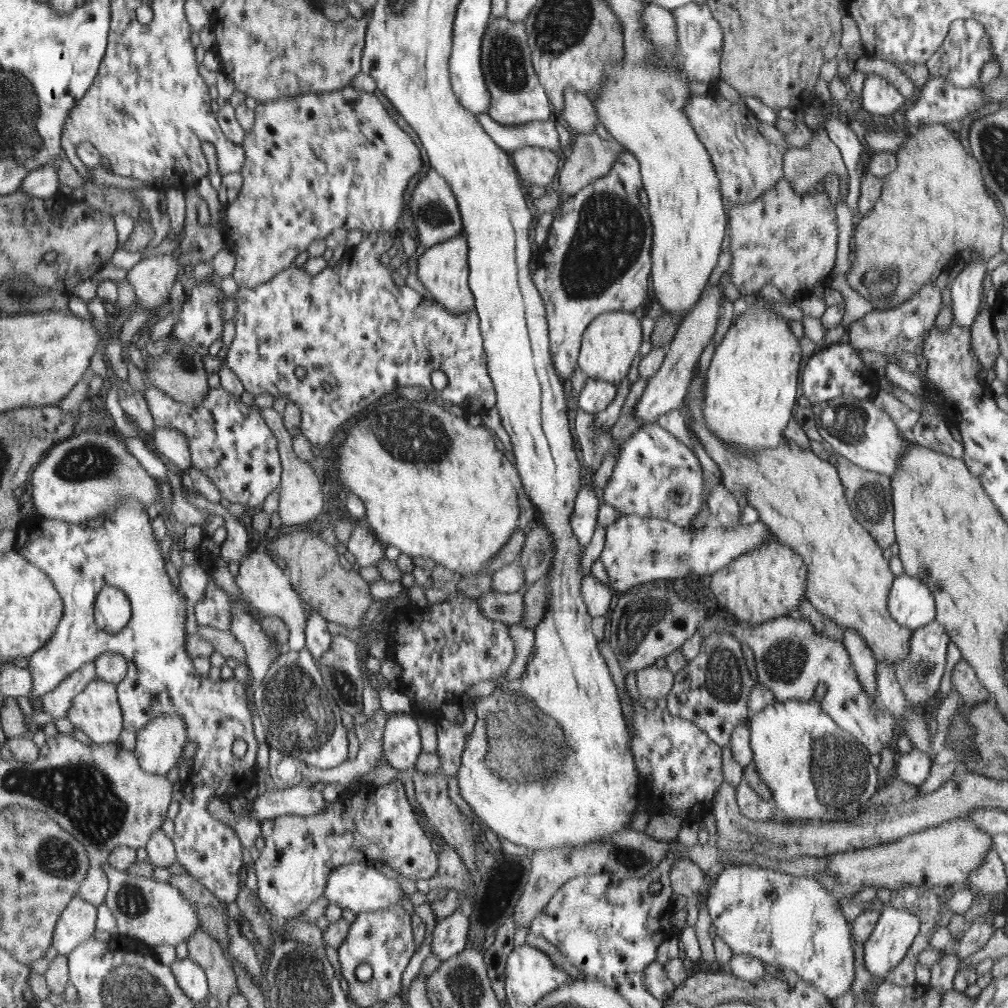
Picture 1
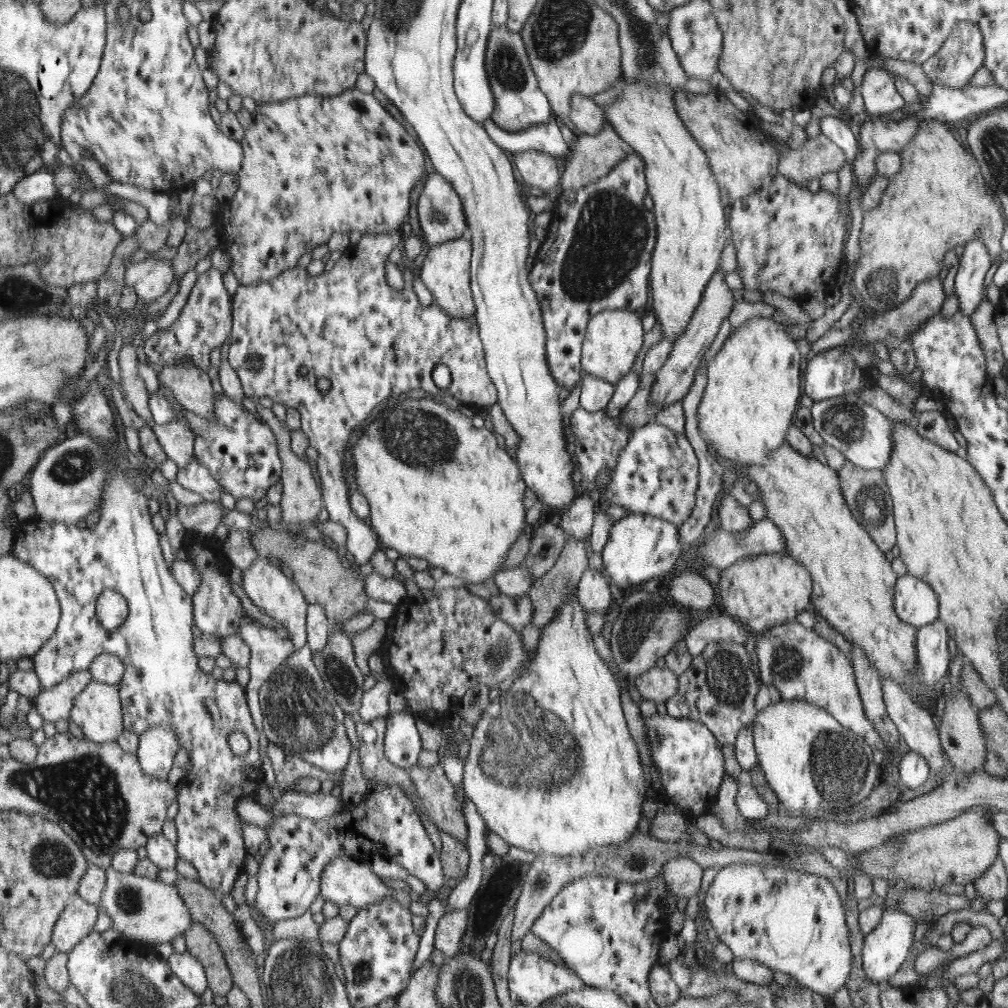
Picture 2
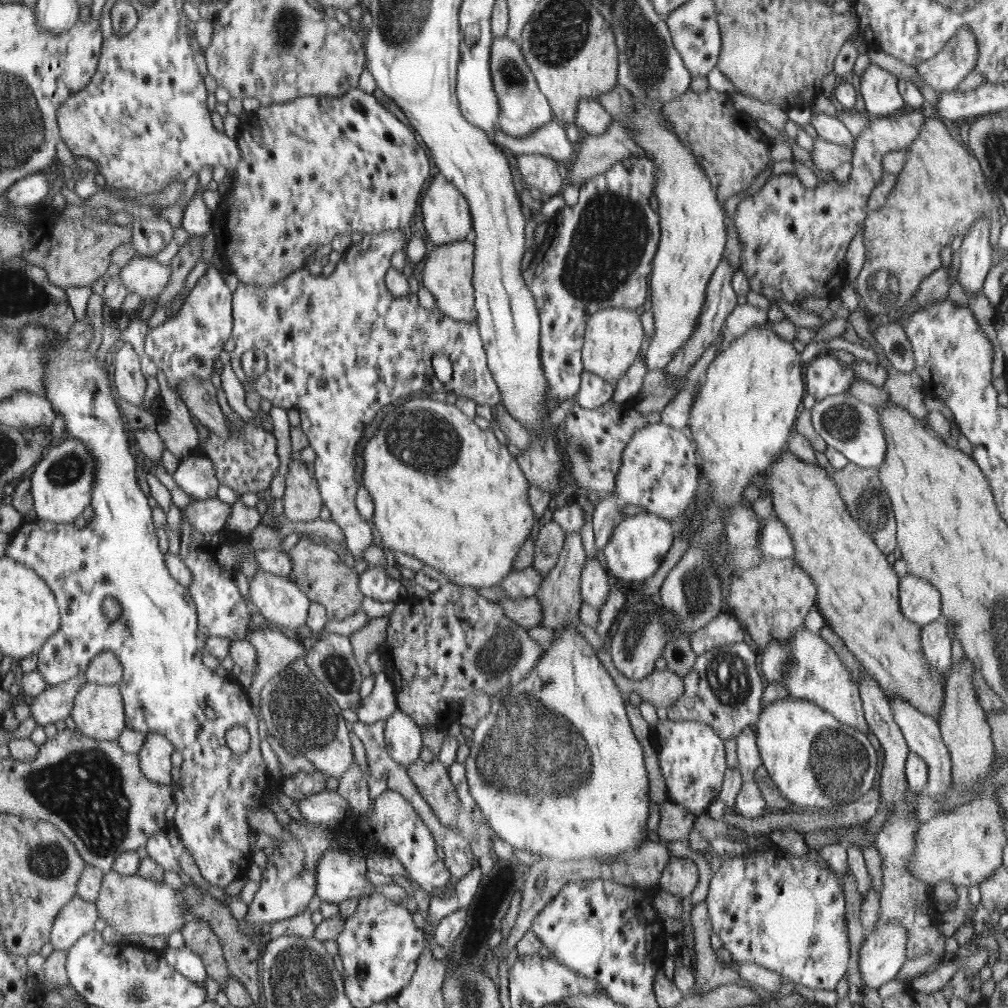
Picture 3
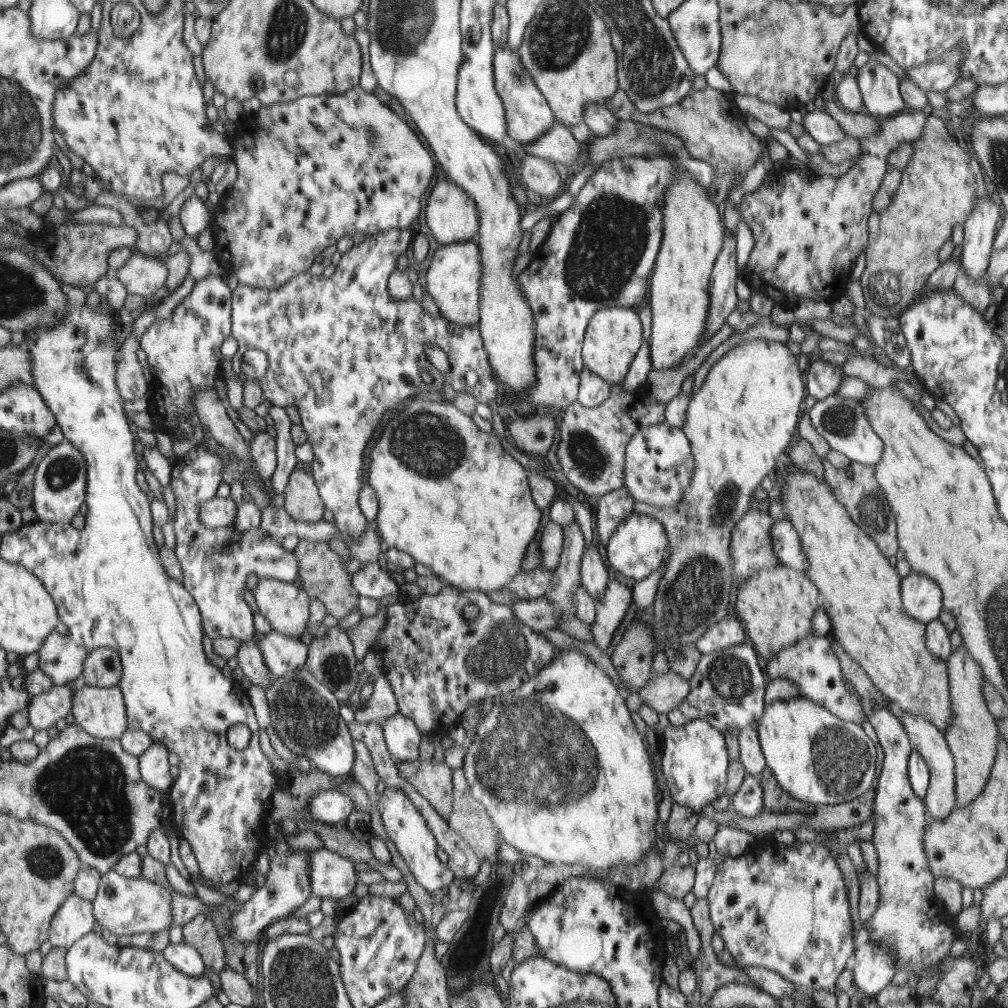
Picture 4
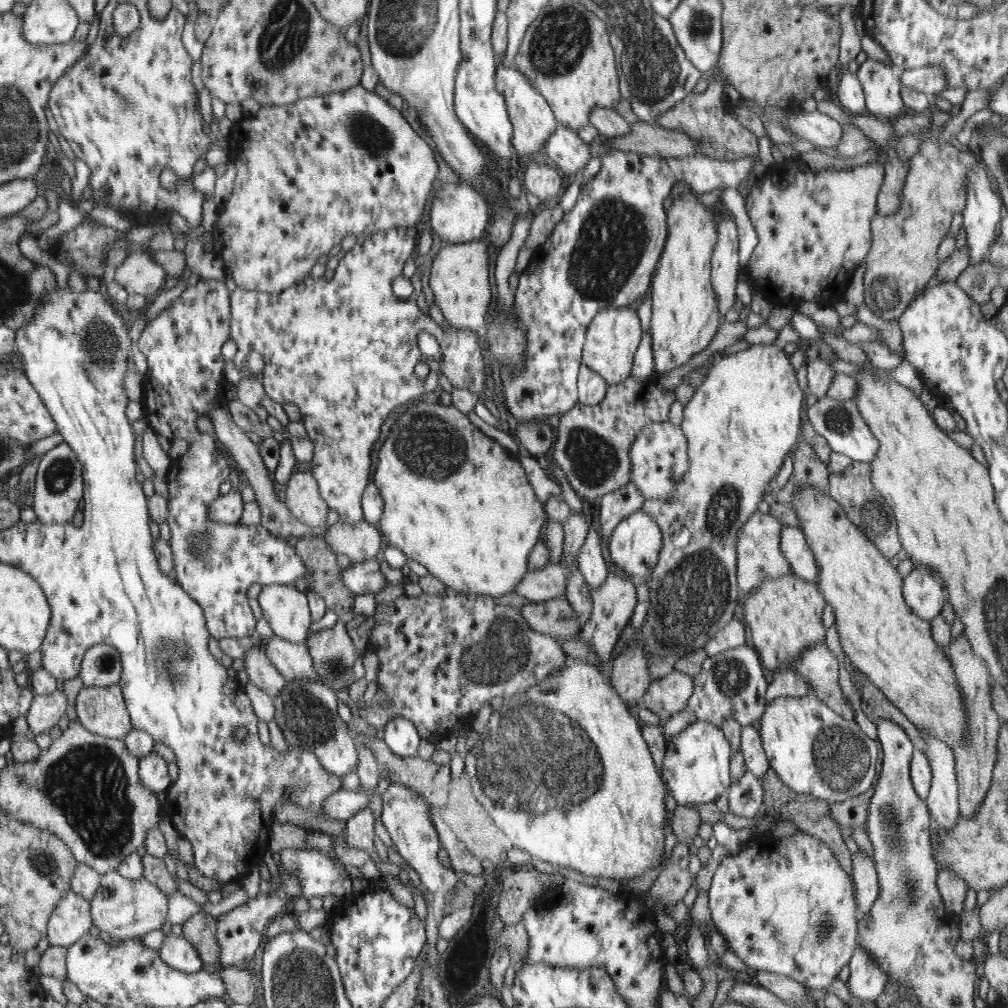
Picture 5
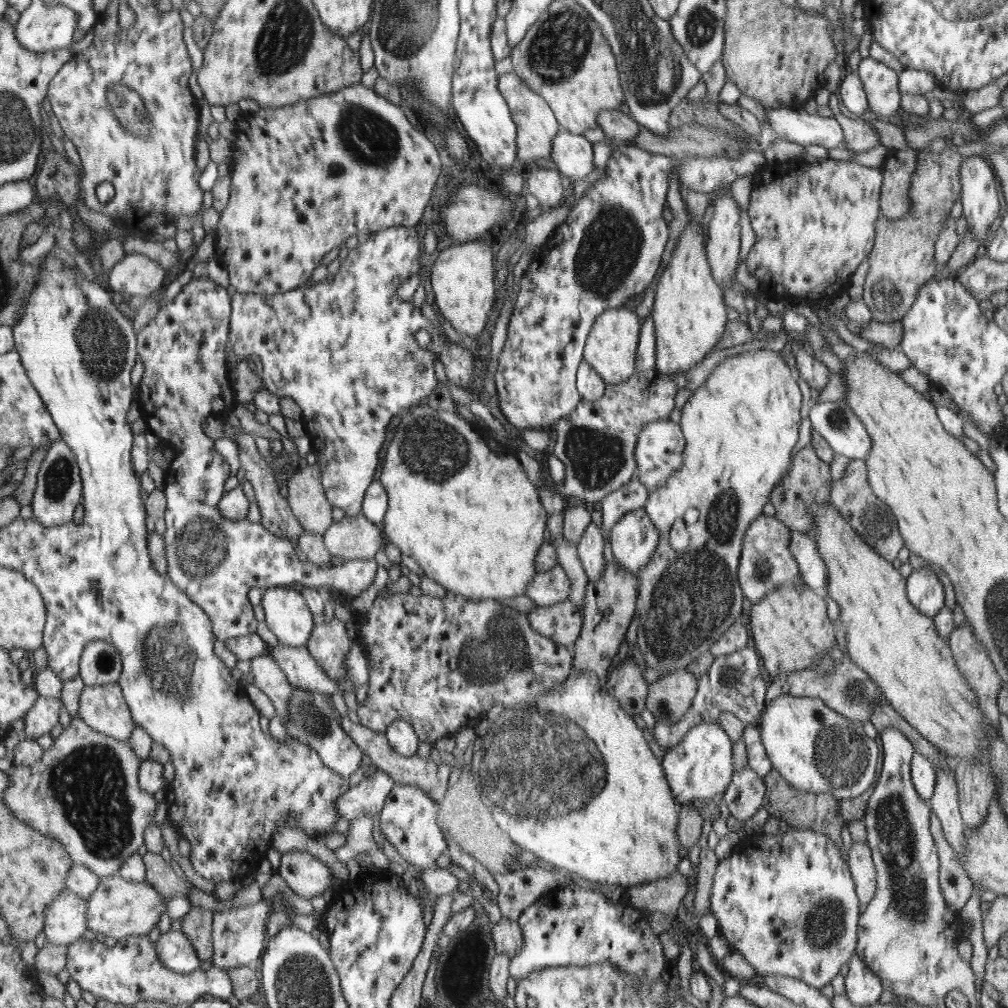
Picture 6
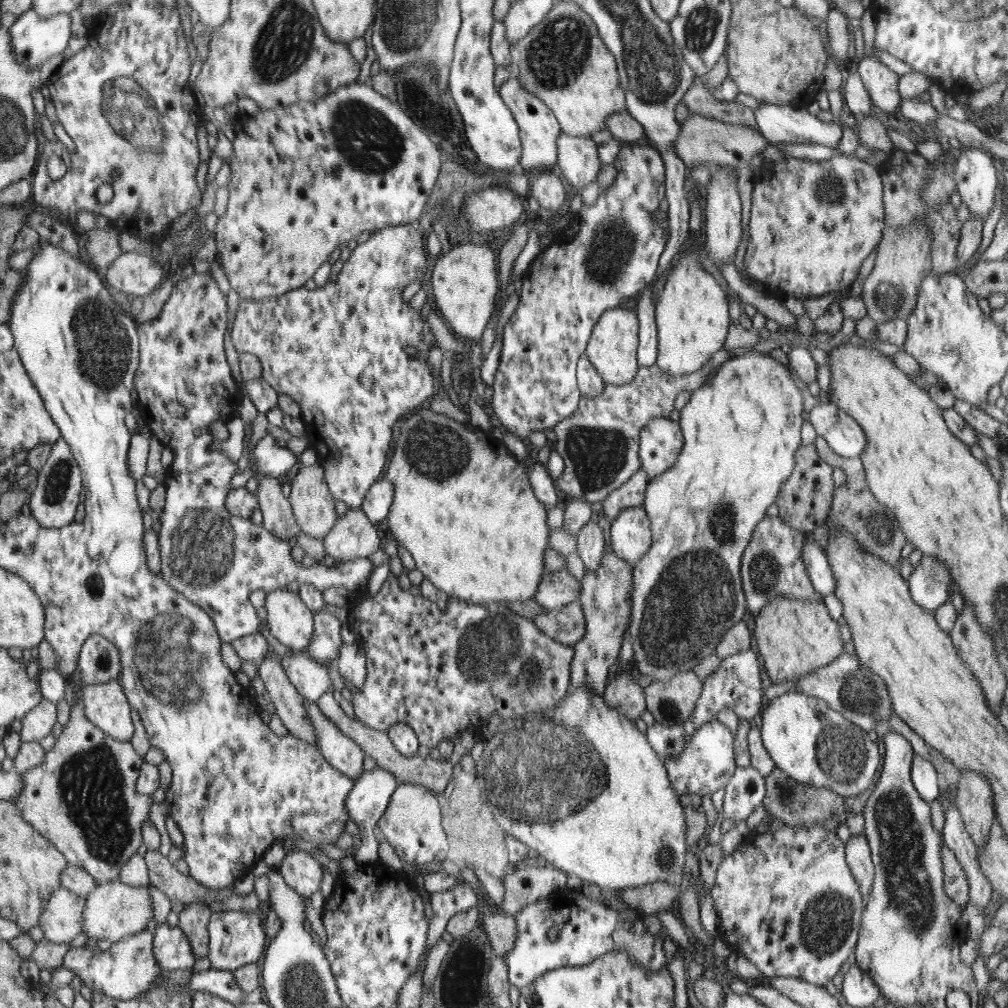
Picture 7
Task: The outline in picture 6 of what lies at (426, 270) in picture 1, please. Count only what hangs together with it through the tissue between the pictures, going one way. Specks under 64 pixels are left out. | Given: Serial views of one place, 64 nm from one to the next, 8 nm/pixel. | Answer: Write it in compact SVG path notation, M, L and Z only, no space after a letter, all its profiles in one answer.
M490 240L452 244L440 251L432 267L431 285L435 297L431 300L458 333L480 334L486 326L490 308L496 298L494 286L494 254Z

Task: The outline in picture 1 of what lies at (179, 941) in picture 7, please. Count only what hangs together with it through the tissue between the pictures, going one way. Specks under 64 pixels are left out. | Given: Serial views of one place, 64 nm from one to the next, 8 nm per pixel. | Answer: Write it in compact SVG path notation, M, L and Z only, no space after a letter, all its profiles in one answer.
M189 957L182 960L176 959L172 964L172 973L186 996L196 1000L199 1004L210 996L210 986L207 984L207 974L198 964Z

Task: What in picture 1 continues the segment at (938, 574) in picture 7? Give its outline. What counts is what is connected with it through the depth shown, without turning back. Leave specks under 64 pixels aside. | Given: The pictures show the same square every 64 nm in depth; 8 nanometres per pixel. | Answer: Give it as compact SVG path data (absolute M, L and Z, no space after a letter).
M902 573L895 577L887 597L888 613L898 624L915 631L935 620L931 589L918 578Z

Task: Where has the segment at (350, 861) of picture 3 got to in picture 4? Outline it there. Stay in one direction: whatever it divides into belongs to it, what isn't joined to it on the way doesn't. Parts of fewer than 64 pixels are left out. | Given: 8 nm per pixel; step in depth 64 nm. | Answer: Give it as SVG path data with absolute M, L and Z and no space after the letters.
M326 848L311 851L308 861L311 864L311 894L337 901L353 894L358 882L356 872L366 871L367 867L363 861L353 862Z

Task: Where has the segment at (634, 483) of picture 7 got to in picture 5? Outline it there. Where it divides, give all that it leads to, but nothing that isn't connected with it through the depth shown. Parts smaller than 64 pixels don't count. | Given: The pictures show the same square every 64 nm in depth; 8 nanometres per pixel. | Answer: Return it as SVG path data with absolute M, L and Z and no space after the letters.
M629 482L625 487L610 492L598 500L600 501L600 530L602 530L601 547L606 556L614 528L630 514L641 511L645 499L636 489L635 484Z

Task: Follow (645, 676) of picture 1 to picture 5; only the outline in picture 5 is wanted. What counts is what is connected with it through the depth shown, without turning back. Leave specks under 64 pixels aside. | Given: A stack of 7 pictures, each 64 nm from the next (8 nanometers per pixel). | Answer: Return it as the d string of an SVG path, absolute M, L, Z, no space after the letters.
M674 670L661 679L652 681L642 700L642 707L654 712L662 722L684 710L695 692L692 676Z

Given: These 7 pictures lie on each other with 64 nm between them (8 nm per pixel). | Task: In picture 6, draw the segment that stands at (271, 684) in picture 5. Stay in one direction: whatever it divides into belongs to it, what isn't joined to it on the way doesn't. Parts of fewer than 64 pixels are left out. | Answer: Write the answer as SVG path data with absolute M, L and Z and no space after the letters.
M269 654L256 656L249 660L250 674L254 678L254 684L268 695L272 701L277 716L282 722L286 721L288 711L288 699L292 695L292 686L282 668L276 664L276 660Z

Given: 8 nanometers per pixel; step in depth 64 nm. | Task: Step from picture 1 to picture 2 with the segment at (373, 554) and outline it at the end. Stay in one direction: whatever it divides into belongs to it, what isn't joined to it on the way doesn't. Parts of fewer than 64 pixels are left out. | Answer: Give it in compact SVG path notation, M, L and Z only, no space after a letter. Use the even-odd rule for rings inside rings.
M394 229L385 233L368 233L363 235L360 241L355 245L350 245L348 249L340 257L336 265L330 272L323 272L323 274L317 276L311 276L307 272L307 268L297 266L290 271L284 272L280 276L276 276L268 283L260 283L254 286L240 285L235 293L234 302L234 314L235 314L235 326L232 327L232 340L228 350L228 362L230 366L236 371L242 388L244 389L245 396L247 397L270 397L274 406L277 408L280 404L284 408L295 408L301 414L301 430L309 438L310 446L316 448L318 451L318 459L316 468L320 475L320 481L323 485L324 501L327 504L326 510L330 514L330 519L335 523L340 523L348 531L348 541L346 542L347 554L351 559L354 559L359 565L368 564L372 554L380 550L379 538L375 534L374 530L368 524L367 520L360 519L355 516L354 510L351 508L351 502L348 502L348 484L344 484L344 456L346 456L346 446L356 430L356 426L360 426L368 414L374 410L377 404L380 404L382 400L388 399L390 396L399 396L414 388L423 388L426 393L435 397L443 397L446 394L450 394L456 400L470 404L476 411L490 407L496 402L499 402L499 392L495 387L495 383L491 380L490 374L487 372L487 360L486 350L483 348L482 338L479 336L479 323L476 320L475 315L464 318L454 318L444 309L441 309L436 304L422 305L416 293L413 289L394 289L388 285L386 281L385 263L388 259L390 252L393 248L399 246L400 235L402 231ZM250 356L258 356L260 360L260 368L251 368L248 365ZM436 364L446 364L450 369L451 383L446 390L441 390L434 384L432 380L432 370ZM320 378L326 378L330 382L330 388L326 392L318 389L318 380Z

